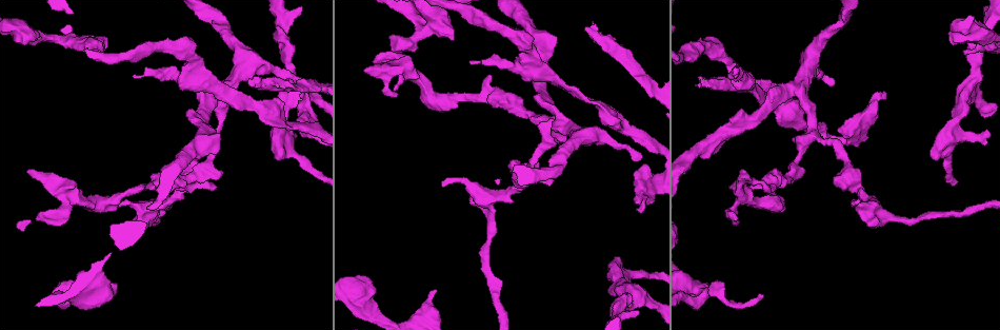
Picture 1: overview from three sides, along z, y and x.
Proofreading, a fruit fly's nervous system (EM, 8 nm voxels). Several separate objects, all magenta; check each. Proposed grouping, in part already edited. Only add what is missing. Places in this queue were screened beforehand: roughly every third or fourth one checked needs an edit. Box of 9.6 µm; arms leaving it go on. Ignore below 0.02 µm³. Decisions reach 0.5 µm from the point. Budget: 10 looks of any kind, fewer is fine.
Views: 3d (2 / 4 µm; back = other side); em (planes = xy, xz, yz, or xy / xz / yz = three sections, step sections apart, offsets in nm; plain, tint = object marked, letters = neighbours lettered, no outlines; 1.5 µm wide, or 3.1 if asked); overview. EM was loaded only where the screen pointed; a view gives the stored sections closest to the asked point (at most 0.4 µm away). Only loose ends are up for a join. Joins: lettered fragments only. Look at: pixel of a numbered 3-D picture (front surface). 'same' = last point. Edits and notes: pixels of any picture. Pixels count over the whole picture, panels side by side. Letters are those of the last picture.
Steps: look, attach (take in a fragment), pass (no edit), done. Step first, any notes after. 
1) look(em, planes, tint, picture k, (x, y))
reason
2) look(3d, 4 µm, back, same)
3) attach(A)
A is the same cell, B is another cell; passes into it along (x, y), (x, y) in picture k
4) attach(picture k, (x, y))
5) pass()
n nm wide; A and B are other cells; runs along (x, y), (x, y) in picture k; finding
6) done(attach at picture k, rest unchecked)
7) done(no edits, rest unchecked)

look(em, xy, step 4, letters, picture 1, (763, 297))
free end

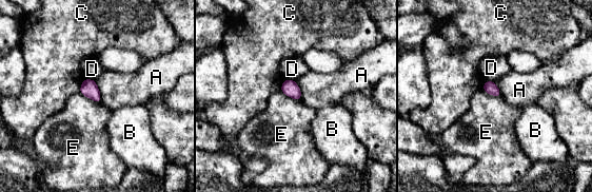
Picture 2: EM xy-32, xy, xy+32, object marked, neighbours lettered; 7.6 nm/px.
pass()
90 nm wide; A, B, C, D and E are other cells; border along (94, 80), (101, 101) in picture 2; none of them fits

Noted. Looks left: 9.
look(3d, 4 µm, picture 1, (135, 76))
free end

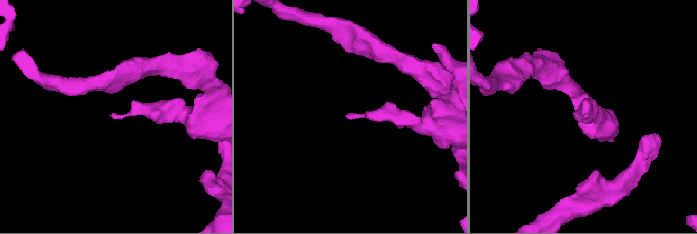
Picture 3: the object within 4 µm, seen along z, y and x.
look(em, yz, step 4, letters, picture 3, (350, 114))
need the tissue

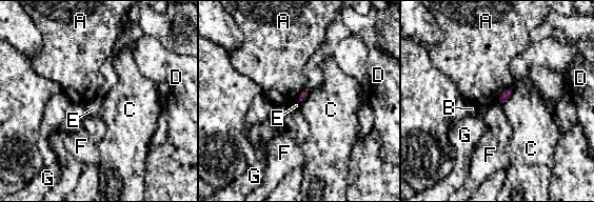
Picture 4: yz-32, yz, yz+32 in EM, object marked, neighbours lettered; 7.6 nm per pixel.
look(em, planes, letters, same)

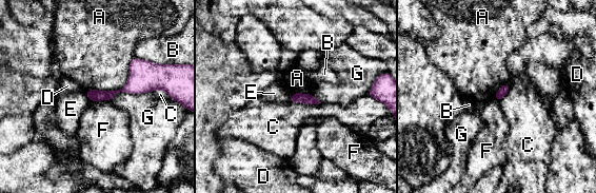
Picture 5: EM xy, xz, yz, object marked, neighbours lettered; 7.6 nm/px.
pass()
A touches over 460 nm; A, B, C, D, E, F and G are other cells; border along (290, 100), (306, 103), (321, 102) in picture 5; none of them fits

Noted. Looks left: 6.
look(3d, 2 µm, picture 1, (640, 212))

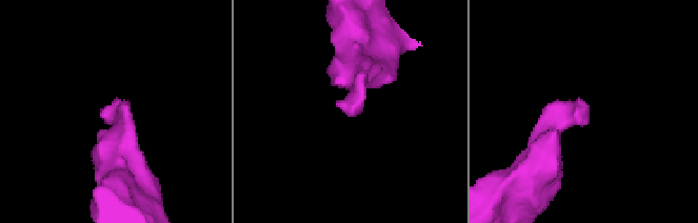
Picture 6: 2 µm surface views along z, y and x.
look(em, xy, step 4, tint, picture 6, (587, 108))

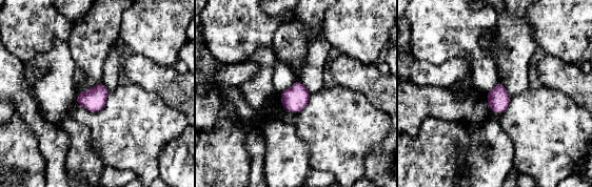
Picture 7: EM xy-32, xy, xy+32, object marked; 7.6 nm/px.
look(em, planes, letters, same)

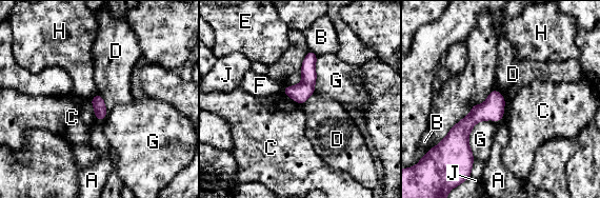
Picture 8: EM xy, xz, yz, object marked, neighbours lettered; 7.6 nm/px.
pass()
G touches over 360 nm; A, B, C, D, E, F, G, H and J are other cells; border along (91, 99), (94, 115), (97, 119) in picture 8; no lettered fragment goes on from it

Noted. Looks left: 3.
look(em, planes, letters, picture 1, (434, 291))
stops while still wide

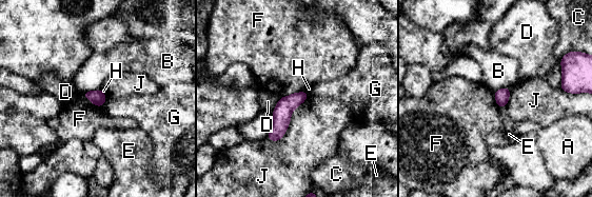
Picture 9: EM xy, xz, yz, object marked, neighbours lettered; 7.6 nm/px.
pass()
A, B, C, D, E, F, G, H and J are other cells; runs along (303, 94), (281, 114), (272, 137) in picture 9; no lettered fragment goes on from it

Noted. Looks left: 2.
done(no edits, rest unchecked)

